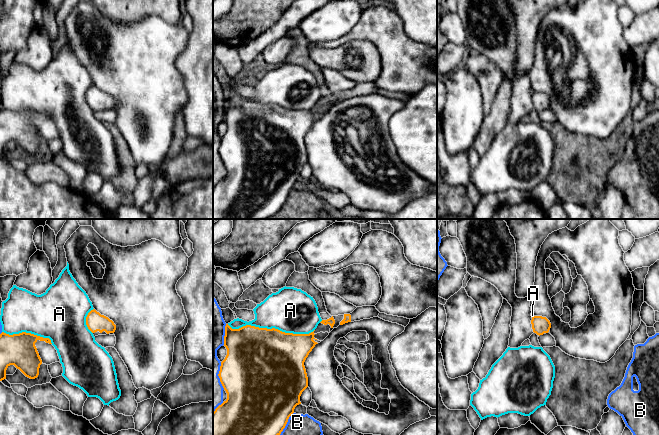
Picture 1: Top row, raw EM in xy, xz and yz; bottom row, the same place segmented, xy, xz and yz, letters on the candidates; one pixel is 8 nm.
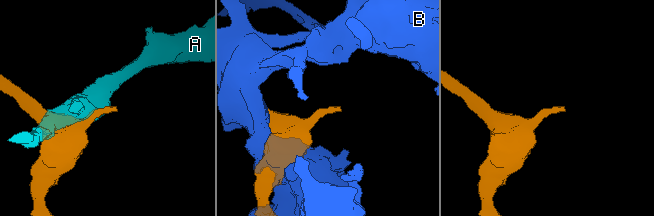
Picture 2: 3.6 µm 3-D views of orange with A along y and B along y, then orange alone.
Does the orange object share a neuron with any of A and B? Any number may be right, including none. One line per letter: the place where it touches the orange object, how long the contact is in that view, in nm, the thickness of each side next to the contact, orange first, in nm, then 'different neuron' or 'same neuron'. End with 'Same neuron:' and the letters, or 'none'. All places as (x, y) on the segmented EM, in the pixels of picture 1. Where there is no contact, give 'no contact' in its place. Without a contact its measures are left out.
A: meets orange in xz at (272, 328); contact 700 nm long; 500 nm thick on the orange side, 360 nm on the other; different neuron
B: meets orange in xz at (286, 423); contact 220 nm long; 480 nm thick on the orange side, 180 nm on the other; different neuron
Same neuron: none

